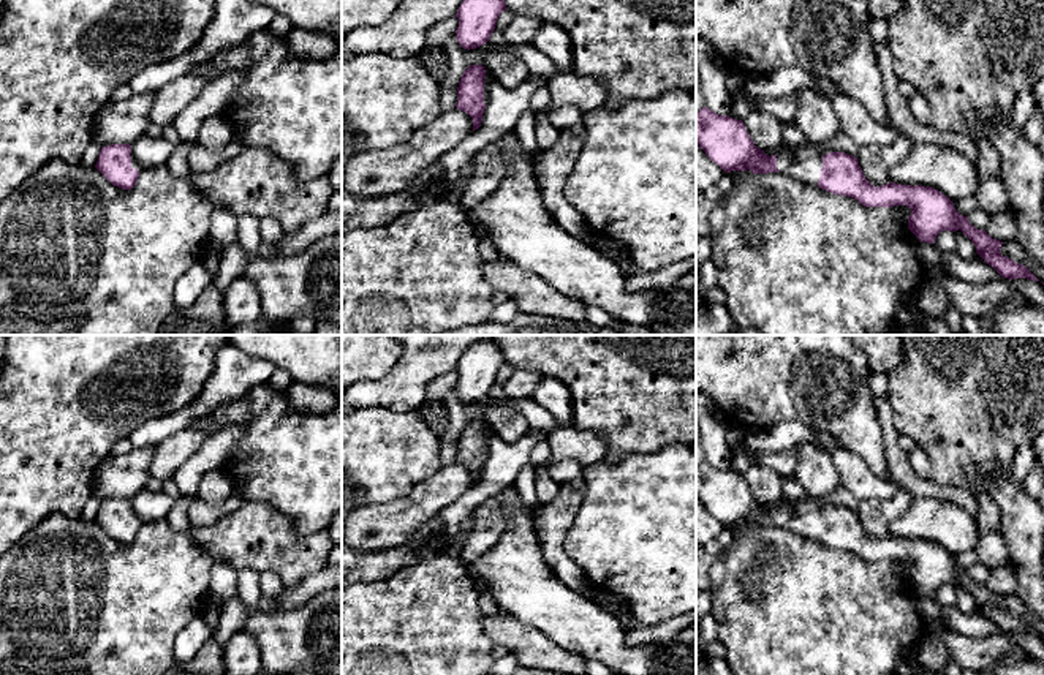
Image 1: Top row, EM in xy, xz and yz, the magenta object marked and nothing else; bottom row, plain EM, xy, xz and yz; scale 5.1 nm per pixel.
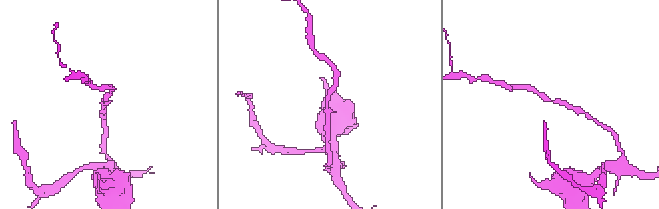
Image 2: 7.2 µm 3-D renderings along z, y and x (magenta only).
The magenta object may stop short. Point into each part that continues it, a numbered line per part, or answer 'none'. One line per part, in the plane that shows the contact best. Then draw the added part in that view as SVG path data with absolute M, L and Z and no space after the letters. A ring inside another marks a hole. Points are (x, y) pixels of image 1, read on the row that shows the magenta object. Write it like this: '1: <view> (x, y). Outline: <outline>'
1: yz (804, 163). Outline: M804 144L797 149L786 147L777 156L777 169L805 183L818 185L824 155L819 144Z

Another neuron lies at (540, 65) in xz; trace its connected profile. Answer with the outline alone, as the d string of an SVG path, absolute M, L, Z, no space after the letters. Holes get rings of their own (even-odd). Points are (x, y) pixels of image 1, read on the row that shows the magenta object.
M505 41L501 49L520 58L527 65L530 74L549 79L558 73L552 60L539 52L535 46L517 46Z

